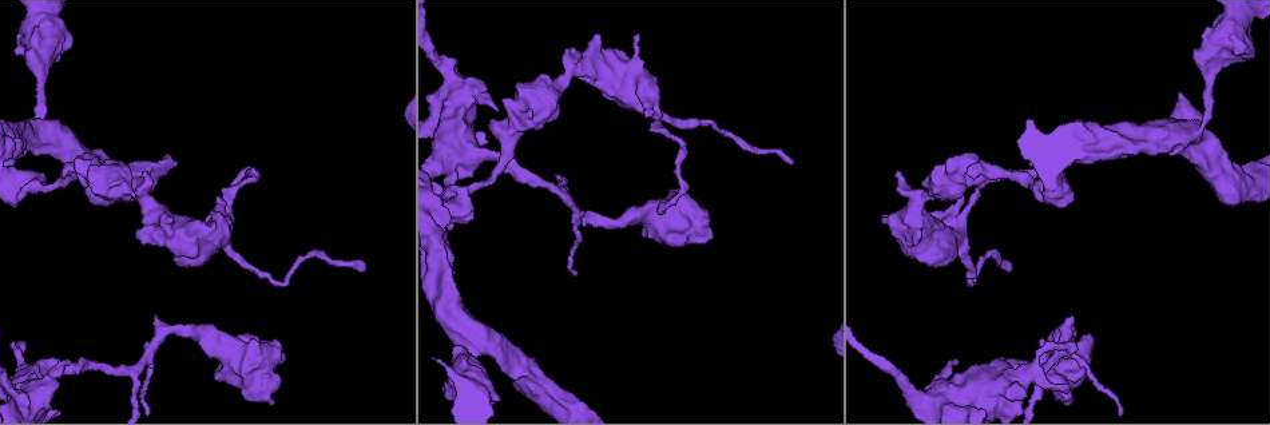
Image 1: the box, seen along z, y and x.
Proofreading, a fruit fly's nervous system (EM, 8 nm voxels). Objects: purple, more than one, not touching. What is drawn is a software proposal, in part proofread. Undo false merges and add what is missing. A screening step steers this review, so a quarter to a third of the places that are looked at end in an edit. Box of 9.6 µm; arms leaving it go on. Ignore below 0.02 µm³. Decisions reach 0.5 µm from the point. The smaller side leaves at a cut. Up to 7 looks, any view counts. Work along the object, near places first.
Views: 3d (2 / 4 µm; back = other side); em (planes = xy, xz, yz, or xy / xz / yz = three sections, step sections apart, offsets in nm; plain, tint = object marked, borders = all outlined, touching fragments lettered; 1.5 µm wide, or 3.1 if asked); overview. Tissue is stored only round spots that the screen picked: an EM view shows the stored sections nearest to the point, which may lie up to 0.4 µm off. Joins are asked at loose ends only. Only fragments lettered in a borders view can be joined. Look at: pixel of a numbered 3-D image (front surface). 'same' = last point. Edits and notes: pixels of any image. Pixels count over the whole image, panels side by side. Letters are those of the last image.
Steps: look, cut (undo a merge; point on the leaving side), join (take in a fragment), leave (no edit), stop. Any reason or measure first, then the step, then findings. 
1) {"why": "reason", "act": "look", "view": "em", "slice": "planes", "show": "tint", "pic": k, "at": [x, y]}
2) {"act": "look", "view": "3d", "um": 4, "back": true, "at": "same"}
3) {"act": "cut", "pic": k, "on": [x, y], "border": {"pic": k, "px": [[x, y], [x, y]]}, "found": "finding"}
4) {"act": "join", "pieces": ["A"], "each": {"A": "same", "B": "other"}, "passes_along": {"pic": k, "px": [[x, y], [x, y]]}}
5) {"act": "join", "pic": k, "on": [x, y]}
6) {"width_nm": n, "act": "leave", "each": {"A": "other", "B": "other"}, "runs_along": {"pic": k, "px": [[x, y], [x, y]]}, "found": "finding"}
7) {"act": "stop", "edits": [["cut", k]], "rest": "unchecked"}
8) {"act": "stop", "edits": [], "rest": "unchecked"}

{"why": "three arms meet", "act": "look", "view": "3d", "um": 4, "pic": 1, "at": [1199, 129]}

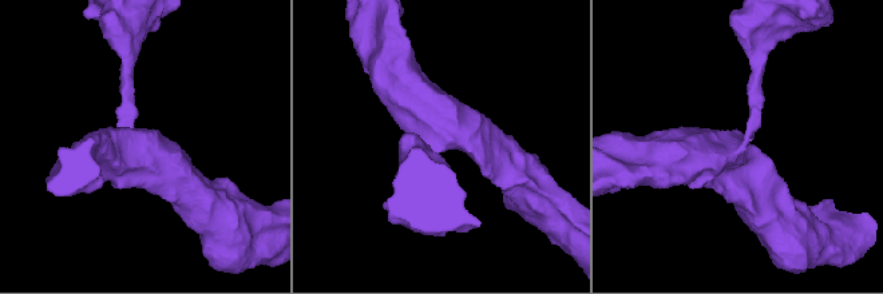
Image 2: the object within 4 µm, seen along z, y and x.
{"arms": 3, "arm_widths_nm": [190, 400, 460], "why": "shape alone is not enough", "act": "look", "view": "em", "slice": "xz", "step": 4, "show": "borders", "pic": 2, "at": [734, 145]}

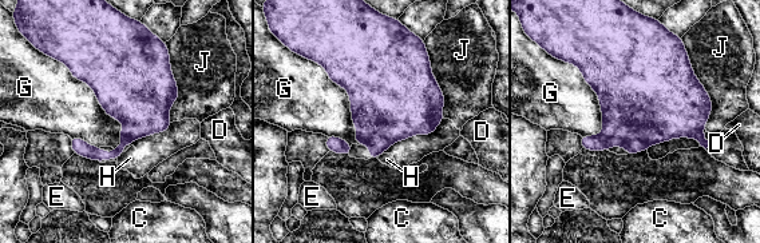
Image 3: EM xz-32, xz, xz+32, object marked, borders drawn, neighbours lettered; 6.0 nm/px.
{"longest_contact_nm": ["G", 650], "act": "leave", "each": {"C": "other", "D": "other", "E": "other", "G": "other", "H": "other", "J": "other"}, "border": {"pic": 3, "px": [[55, 59], [126, 126], [118, 148]]}, "found": "continuous, no second cell"}

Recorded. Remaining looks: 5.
{"why": "sharp bend", "act": "look", "view": "em", "slice": "planes", "show": "borders", "pic": 1, "at": [285, 284]}

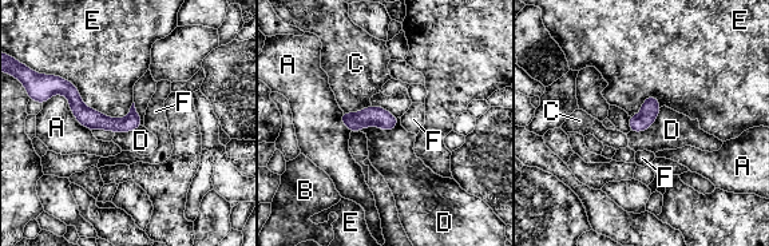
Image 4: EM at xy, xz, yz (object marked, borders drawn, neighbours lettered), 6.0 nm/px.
{"longest_contact_nm": ["E", 550], "act": "leave", "each": {"A": "other", "B": "other", "C": "other", "D": "other", "E": "other", "F": "other"}, "found": "continuous, no second cell"}

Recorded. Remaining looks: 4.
{"why": "calibre changes", "act": "look", "view": "em", "slice": "planes", "show": "tint", "pic": 1, "at": [24, 399]}

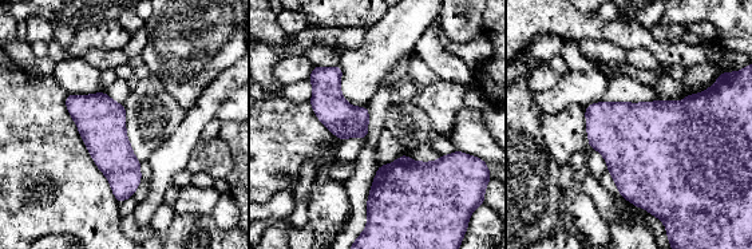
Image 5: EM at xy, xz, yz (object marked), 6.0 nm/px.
{"why": "what lies round it", "act": "look", "view": "em", "slice": "planes", "show": "borders", "at": "same"}

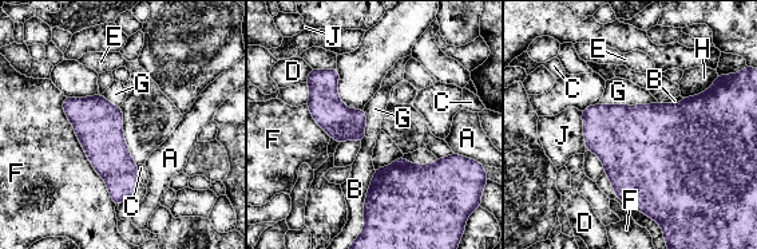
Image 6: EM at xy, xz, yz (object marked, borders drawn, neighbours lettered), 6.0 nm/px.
{"act": "leave", "each": {"A": "other", "B": "other", "C": "other", "D": "other", "E": "other", "F": "other", "G": "other", "H": "other", "J": "other"}, "border": {"pic": 6, "px": [[599, 103], [638, 105]]}, "found": "one cell here"}

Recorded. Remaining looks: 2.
{"act": "stop", "edits": [], "rest": "unchecked"}

